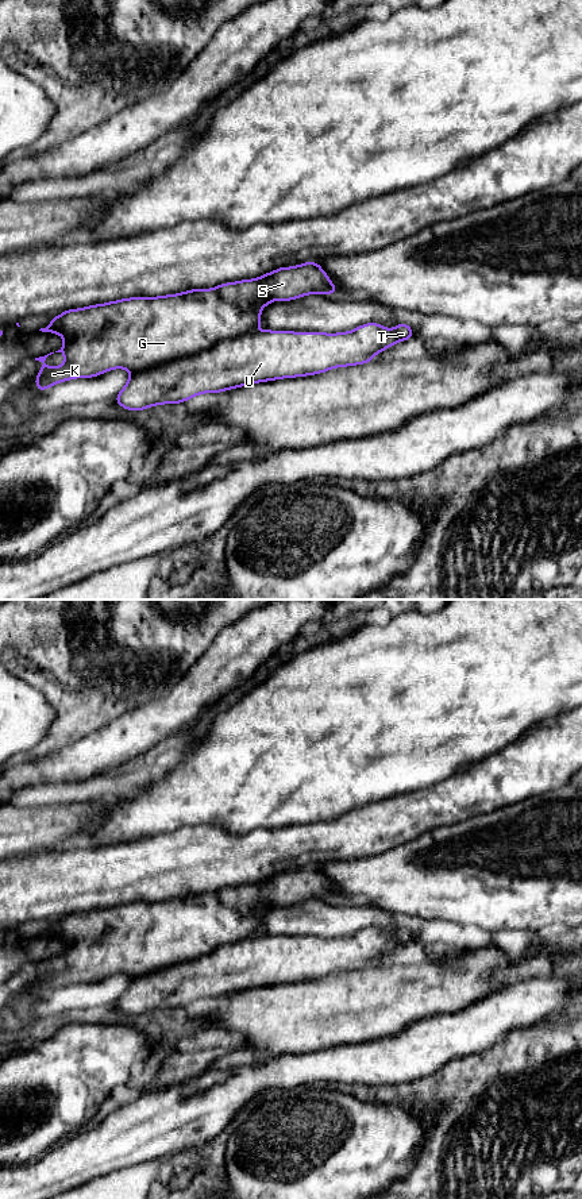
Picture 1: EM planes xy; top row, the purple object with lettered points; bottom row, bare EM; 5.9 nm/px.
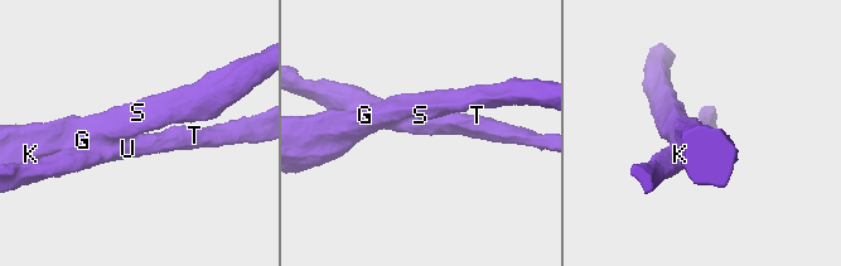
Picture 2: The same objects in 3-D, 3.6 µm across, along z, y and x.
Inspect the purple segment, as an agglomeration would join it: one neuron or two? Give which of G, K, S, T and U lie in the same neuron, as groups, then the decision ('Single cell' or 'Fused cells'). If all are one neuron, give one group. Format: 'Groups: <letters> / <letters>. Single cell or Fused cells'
Groups: G K S T U. Single cell

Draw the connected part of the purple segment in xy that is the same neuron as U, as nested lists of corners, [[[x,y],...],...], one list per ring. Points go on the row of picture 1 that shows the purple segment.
[[[305,262],[298,266],[280,267],[255,279],[242,279],[238,282],[221,284],[213,289],[193,289],[193,290],[178,293],[178,294],[169,294],[169,296],[159,296],[159,297],[131,297],[131,298],[111,301],[107,304],[96,304],[96,305],[85,307],[80,309],[69,309],[58,315],[57,317],[53,317],[51,323],[46,328],[39,329],[42,332],[59,334],[63,338],[63,347],[55,352],[61,352],[65,355],[65,363],[58,367],[49,367],[45,363],[45,361],[49,355],[54,352],[50,352],[45,356],[35,358],[35,361],[39,361],[43,363],[39,374],[36,375],[35,386],[38,390],[43,392],[47,388],[55,383],[63,382],[63,381],[69,381],[73,378],[92,378],[105,371],[122,367],[122,369],[128,370],[131,375],[130,375],[128,382],[123,386],[122,392],[115,397],[115,401],[127,410],[142,410],[154,405],[185,402],[186,400],[194,396],[199,396],[201,393],[219,393],[219,392],[226,392],[228,389],[235,389],[235,388],[240,388],[240,386],[246,386],[246,385],[257,383],[257,382],[313,375],[313,374],[328,371],[335,367],[363,365],[363,363],[371,362],[373,356],[382,352],[385,348],[390,348],[393,344],[398,342],[404,342],[406,339],[415,338],[412,335],[412,327],[405,323],[400,323],[393,329],[385,328],[383,325],[378,323],[367,323],[367,324],[362,324],[361,327],[352,331],[339,332],[339,334],[292,332],[292,331],[269,331],[269,329],[263,329],[261,332],[255,331],[258,325],[262,323],[261,321],[262,307],[267,307],[274,300],[290,301],[290,300],[302,297],[305,294],[316,294],[316,293],[334,294],[334,293],[338,293],[338,290],[336,290],[336,286],[331,282],[331,279],[328,278],[325,271],[320,267],[317,262]]]

